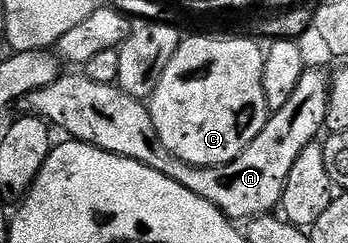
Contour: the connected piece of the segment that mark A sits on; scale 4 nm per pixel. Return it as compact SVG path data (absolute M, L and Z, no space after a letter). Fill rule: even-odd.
M304 71L289 102L268 115L261 134L257 134L233 162L212 168L198 168L165 150L157 126L153 126L151 109L144 101L125 94L115 84L93 82L86 74L60 76L53 86L45 86L26 96L21 108L24 113L34 113L56 129L64 128L70 139L141 162L149 166L149 170L173 178L173 182L185 186L185 190L193 190L197 198L205 198L205 202L217 206L232 222L250 222L256 216L274 213L282 205L285 182L289 182L289 170L293 170L297 154L301 154L305 146L316 143L320 139L319 131L324 131L330 89L328 73Z

